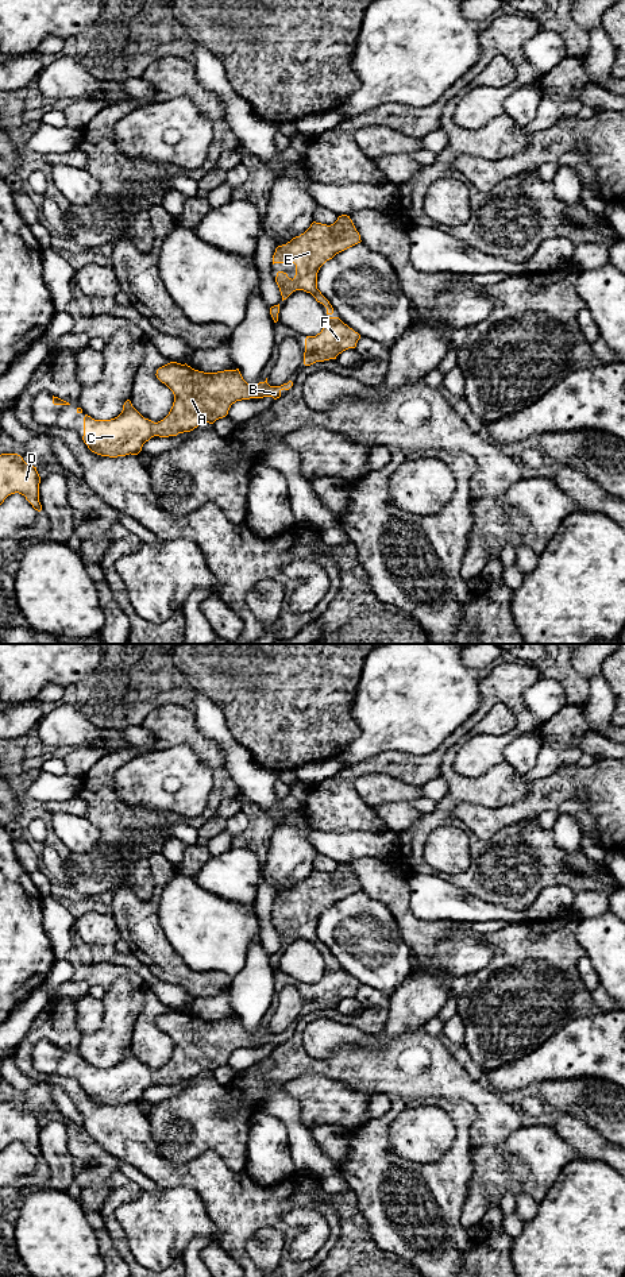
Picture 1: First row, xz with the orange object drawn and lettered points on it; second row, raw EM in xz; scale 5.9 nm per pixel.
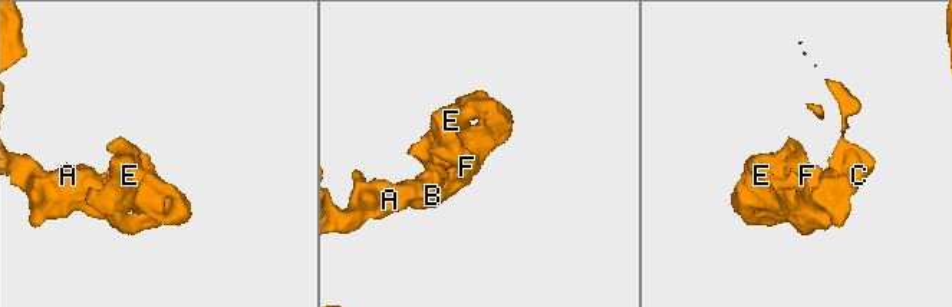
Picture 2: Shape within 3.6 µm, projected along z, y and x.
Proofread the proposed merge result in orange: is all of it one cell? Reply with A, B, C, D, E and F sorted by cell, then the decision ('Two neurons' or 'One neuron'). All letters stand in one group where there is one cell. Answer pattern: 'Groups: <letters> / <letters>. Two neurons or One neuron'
Groups: A B C D E F. One neuron

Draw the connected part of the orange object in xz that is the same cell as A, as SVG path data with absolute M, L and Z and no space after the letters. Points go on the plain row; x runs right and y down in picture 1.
M177 1010L159 1015L155 1023L174 1042L169 1062L154 1070L144 1066L130 1048L115 1066L94 1068L85 1062L82 1088L92 1100L109 1106L138 1103L143 1092L154 1084L177 1084L201 1072L213 1072L225 1065L236 1049L263 1045L277 1048L283 1037L293 1034L292 1029L270 1034L267 1026L250 1034L239 1016L204 1021Z

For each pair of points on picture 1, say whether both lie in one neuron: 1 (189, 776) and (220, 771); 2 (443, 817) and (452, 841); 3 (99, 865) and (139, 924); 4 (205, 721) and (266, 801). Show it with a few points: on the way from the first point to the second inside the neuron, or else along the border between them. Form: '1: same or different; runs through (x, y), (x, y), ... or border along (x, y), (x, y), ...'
1: different; border along (191, 747), (211, 776), (211, 791), (207, 803)
2: different; border along (447, 824), (433, 832), (424, 848)
3: different; border along (128, 887), (118, 887), (114, 891)
4: same; runs through (226, 741), (238, 757), (240, 767), (253, 780)

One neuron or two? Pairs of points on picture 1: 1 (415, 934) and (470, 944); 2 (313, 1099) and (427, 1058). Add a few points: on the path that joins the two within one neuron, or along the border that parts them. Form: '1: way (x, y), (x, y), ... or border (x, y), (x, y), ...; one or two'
1: border (452, 922), (425, 967); two
2: border (319, 1075), (327, 1079), (342, 1080), (370, 1096); two

